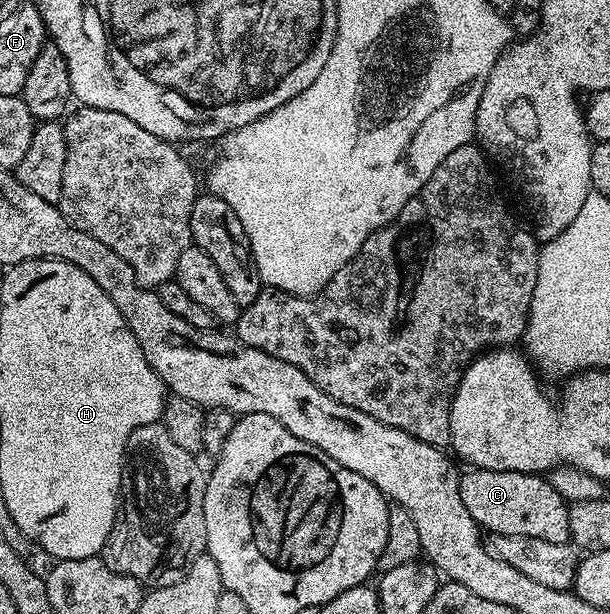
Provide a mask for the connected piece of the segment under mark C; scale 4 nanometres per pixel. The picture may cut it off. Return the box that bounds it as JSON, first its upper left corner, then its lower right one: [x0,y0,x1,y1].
[460,469,571,544]

